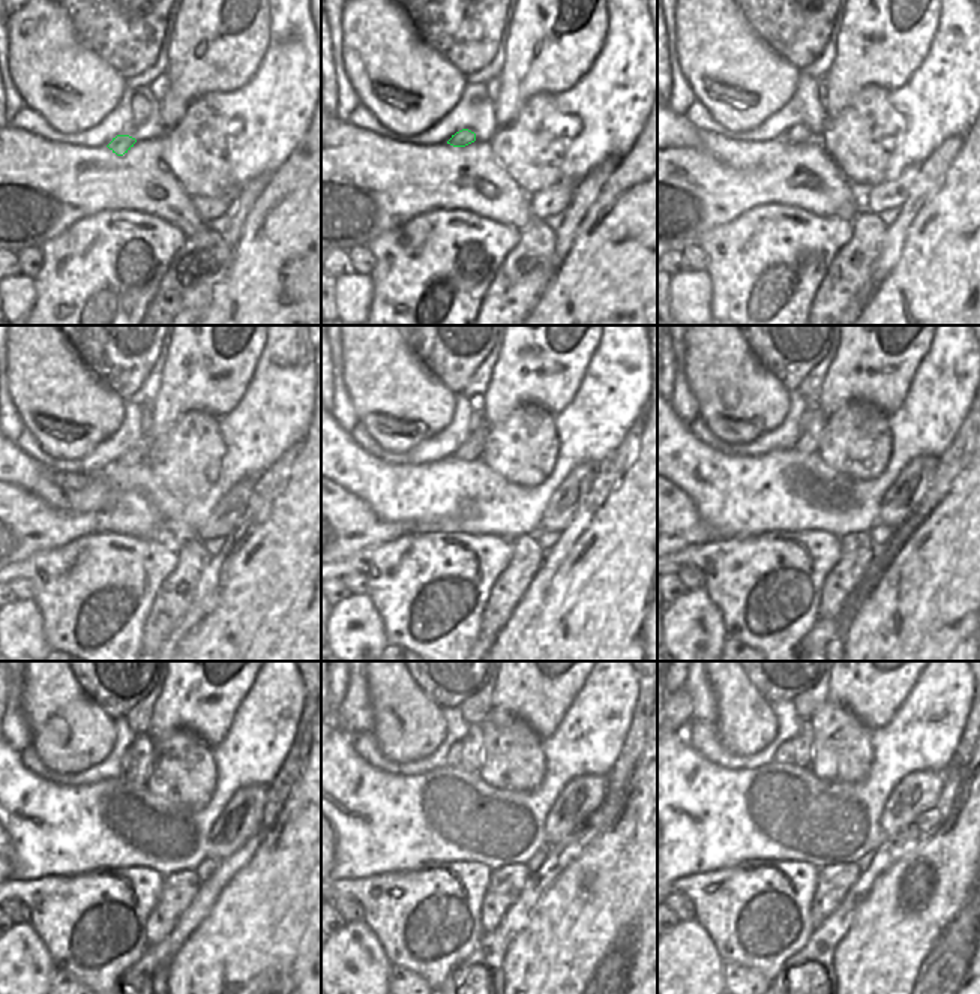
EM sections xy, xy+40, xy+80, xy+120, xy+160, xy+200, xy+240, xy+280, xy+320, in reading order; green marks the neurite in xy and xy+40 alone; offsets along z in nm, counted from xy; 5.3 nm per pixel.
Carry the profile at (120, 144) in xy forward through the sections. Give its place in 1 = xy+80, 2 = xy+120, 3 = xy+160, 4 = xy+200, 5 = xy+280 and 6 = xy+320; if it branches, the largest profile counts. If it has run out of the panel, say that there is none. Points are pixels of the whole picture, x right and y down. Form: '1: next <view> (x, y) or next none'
1: next xy+80 (797, 134)
2: next xy+120 (135, 456)
3: next xy+160 (470, 450)
4: next xy+200 (811, 426)
5: next xy+280 (470, 754)
6: next xy+320 (802, 742)

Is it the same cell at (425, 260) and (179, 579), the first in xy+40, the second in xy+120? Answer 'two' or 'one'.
two

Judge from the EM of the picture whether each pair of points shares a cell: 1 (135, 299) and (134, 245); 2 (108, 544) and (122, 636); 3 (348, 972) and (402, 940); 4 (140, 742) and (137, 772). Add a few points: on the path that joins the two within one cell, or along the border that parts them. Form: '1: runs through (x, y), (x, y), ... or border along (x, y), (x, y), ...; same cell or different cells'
1: runs through (134, 285), (134, 258); same cell
2: runs through (113, 567), (140, 595), (140, 606), (135, 613); same cell
3: border along (365, 922), (390, 966); different cells
4: runs through (140, 750), (137, 765); same cell

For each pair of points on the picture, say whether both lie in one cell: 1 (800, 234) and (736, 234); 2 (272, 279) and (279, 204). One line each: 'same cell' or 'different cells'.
1: same cell
2: same cell

